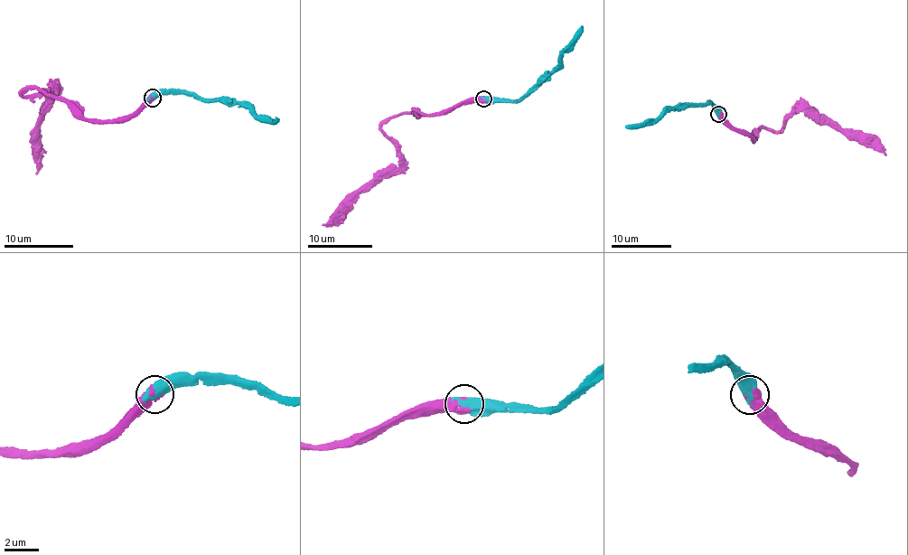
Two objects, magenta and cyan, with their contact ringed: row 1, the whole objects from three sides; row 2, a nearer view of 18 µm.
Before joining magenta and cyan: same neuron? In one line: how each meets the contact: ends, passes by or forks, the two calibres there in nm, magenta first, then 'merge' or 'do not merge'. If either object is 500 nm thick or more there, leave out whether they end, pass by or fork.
600 nm thick on the magenta side, 650 nm on the other; merge

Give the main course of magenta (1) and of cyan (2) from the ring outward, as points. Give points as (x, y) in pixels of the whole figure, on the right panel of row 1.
1: (719, 114), (756, 141), (754, 133), (762, 126), (781, 130), (789, 117), (800, 109), (825, 116), (885, 155)
2: (719, 114), (709, 101), (687, 106), (680, 103), (655, 118), (625, 127)

